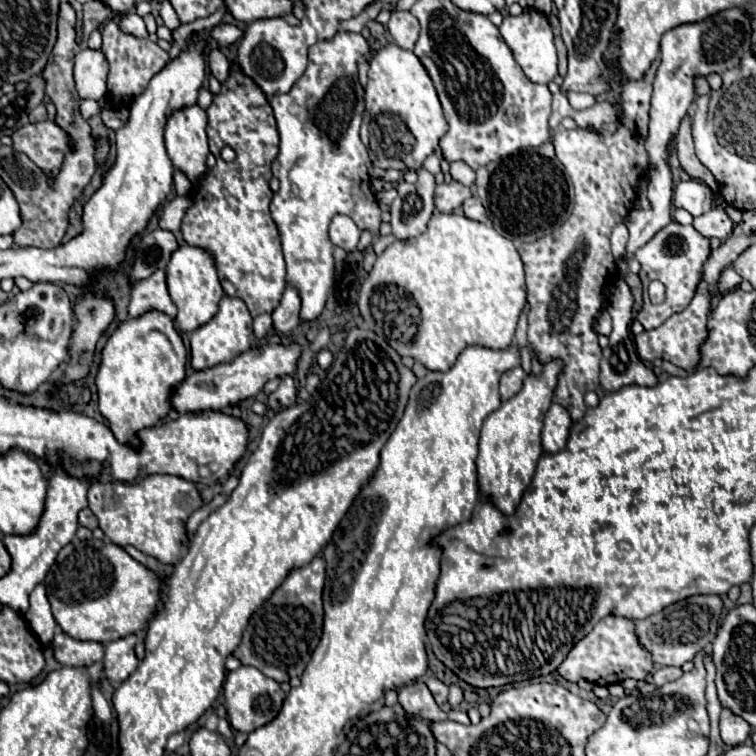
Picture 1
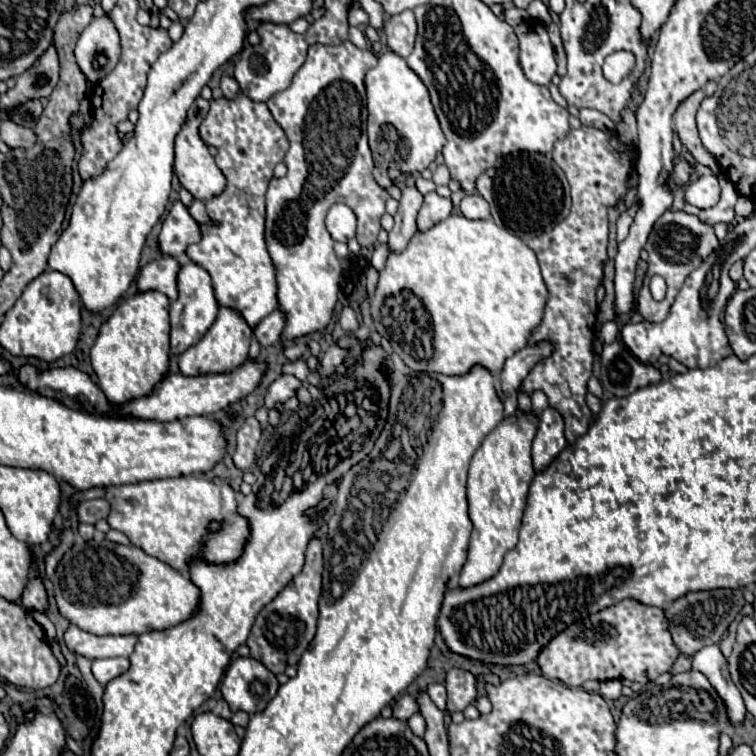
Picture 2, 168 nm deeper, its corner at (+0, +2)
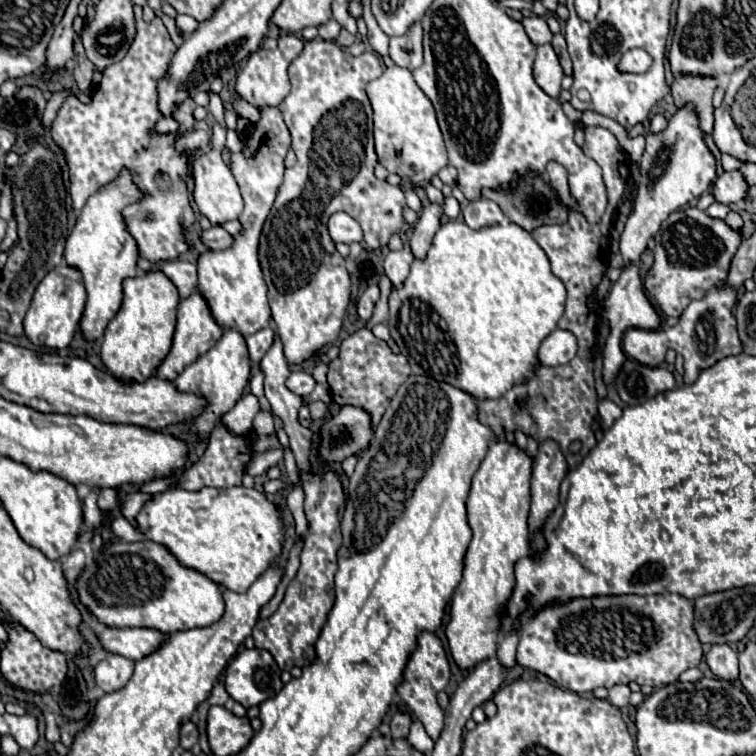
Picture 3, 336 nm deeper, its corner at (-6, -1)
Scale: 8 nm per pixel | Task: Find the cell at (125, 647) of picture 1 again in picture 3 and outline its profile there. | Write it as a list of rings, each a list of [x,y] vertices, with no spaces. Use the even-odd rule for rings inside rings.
[[[110,653],[94,667],[94,679],[98,687],[102,687],[106,693],[112,693],[126,685],[126,681],[132,677],[132,671],[134,661]]]

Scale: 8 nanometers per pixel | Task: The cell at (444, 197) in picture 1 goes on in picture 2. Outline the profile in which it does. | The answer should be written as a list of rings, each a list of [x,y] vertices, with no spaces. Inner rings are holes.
[[[430,192],[424,196],[424,204],[418,212],[418,218],[416,218],[416,226],[418,226],[418,232],[426,232],[430,230],[436,222],[442,222],[450,216],[452,212],[452,202],[448,198],[442,198],[438,196],[436,192]]]

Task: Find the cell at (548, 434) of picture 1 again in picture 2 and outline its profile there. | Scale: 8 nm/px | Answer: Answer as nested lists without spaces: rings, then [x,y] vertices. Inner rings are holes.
[[[546,408],[540,418],[534,442],[532,442],[534,470],[542,472],[544,468],[548,468],[550,460],[554,460],[554,456],[558,456],[562,448],[566,448],[564,420],[554,408]]]

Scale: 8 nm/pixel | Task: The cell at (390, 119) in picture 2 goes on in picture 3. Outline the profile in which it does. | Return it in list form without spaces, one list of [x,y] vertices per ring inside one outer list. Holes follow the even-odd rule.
[[[392,65],[368,83],[368,99],[374,109],[374,141],[378,161],[390,171],[412,183],[424,183],[448,165],[444,139],[436,121],[434,107],[424,91],[416,85],[412,73]]]

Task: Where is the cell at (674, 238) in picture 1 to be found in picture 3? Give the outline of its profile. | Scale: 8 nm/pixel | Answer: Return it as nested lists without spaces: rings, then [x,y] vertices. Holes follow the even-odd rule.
[[[686,207],[686,209],[678,209],[672,215],[668,215],[668,219],[660,225],[660,231],[654,235],[654,241],[656,241],[654,267],[648,271],[644,279],[644,287],[648,295],[654,297],[654,301],[658,303],[658,307],[662,309],[666,317],[680,317],[692,299],[704,297],[704,293],[712,285],[720,285],[726,281],[730,259],[736,253],[742,241],[742,235],[738,231],[732,231],[722,219],[712,219],[696,207]]]

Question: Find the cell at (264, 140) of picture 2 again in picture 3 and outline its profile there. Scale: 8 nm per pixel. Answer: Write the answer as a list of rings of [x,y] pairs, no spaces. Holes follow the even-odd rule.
[[[260,107],[258,111],[260,119],[250,127],[246,147],[240,153],[230,155],[230,171],[244,199],[244,211],[238,217],[242,231],[232,235],[232,247],[224,251],[204,251],[198,255],[198,289],[206,297],[214,319],[220,327],[238,329],[244,337],[268,327],[272,319],[266,295],[268,287],[258,259],[258,239],[282,183],[284,157],[292,147],[292,137],[280,111],[276,107]]]

